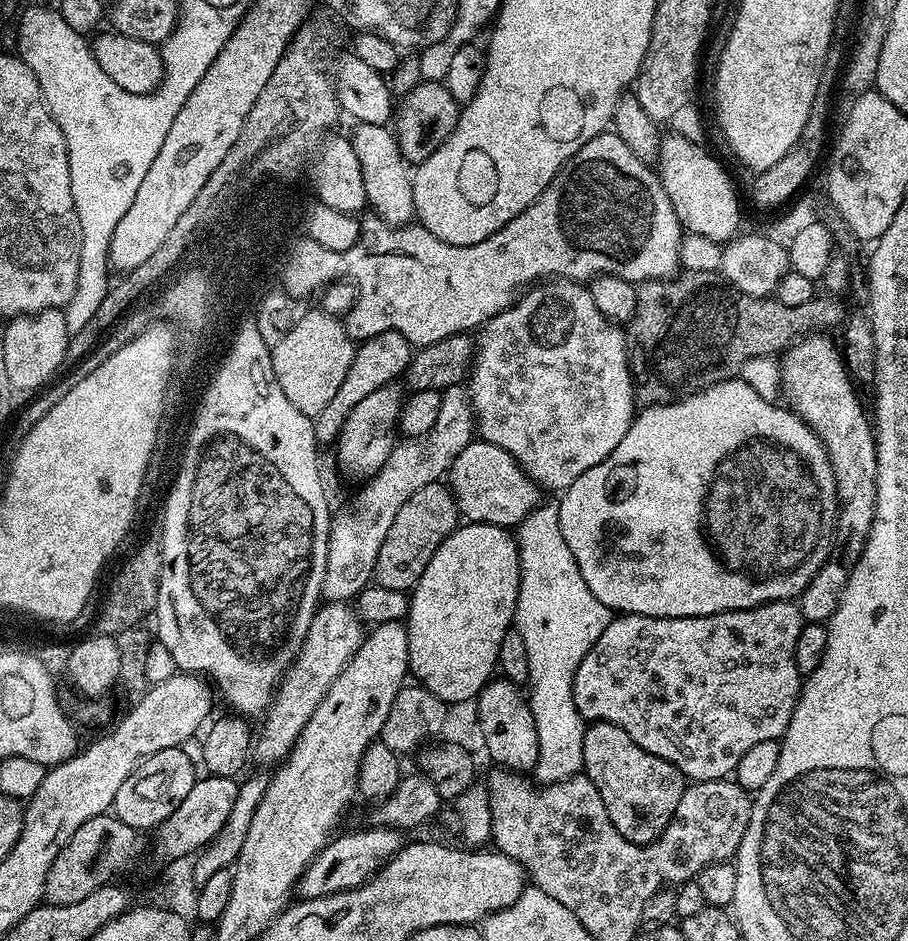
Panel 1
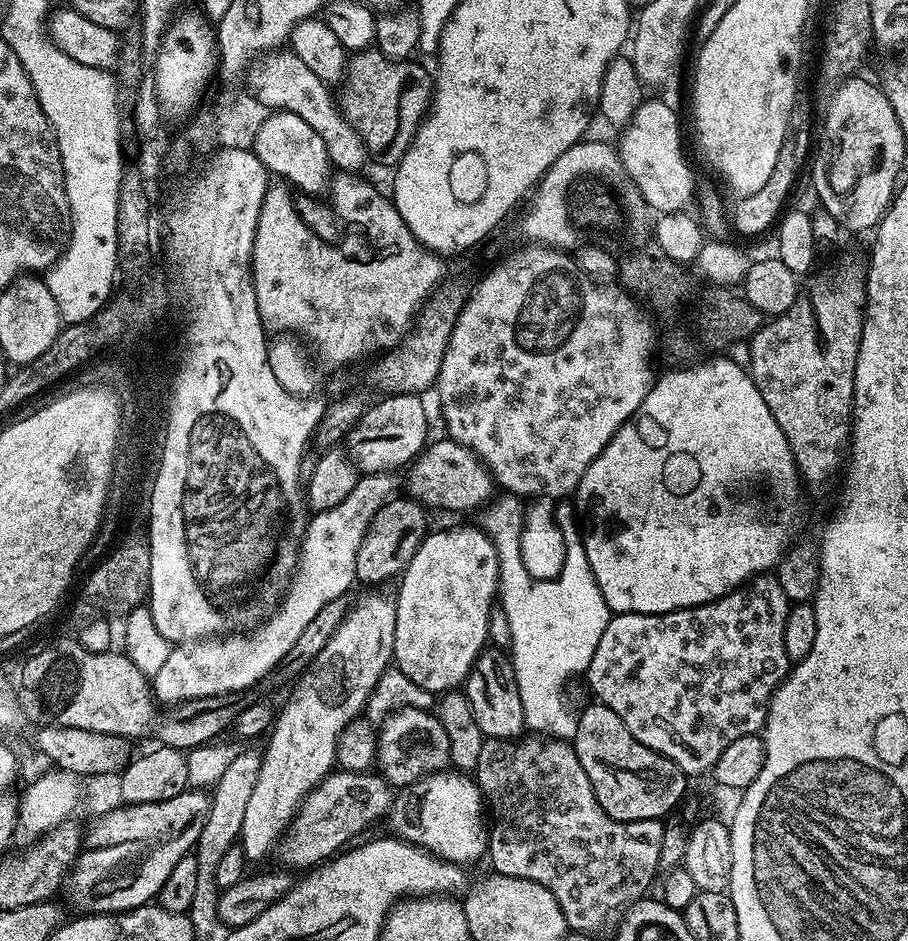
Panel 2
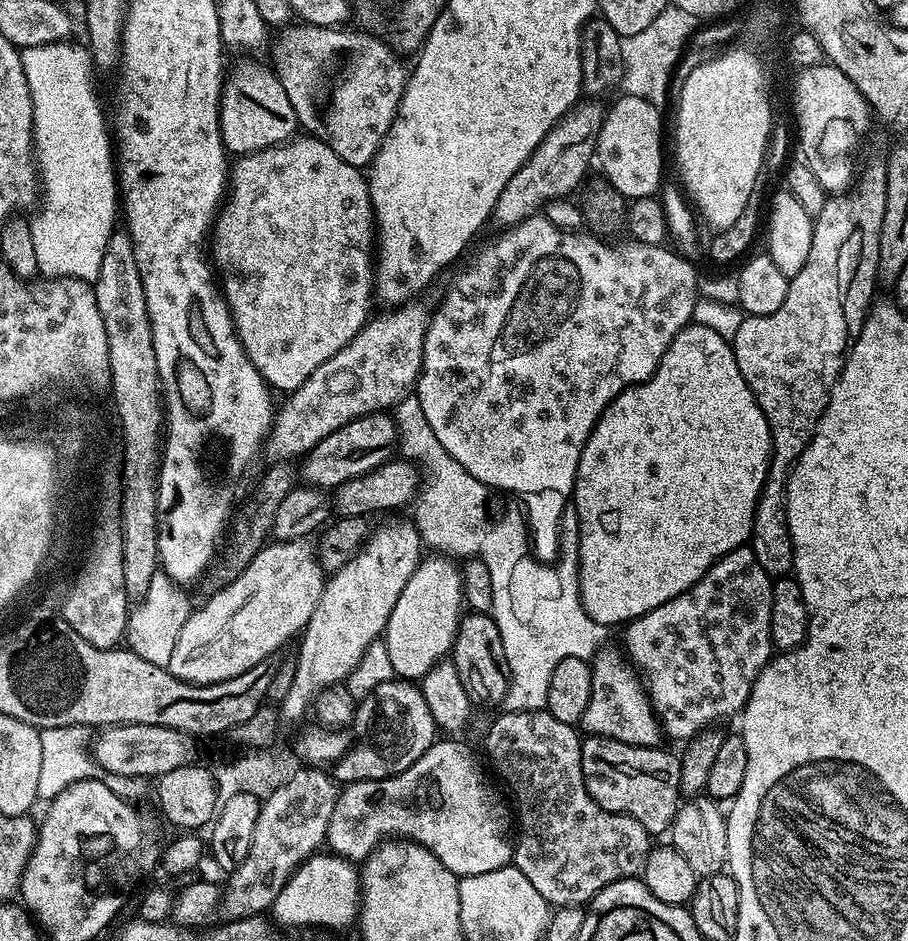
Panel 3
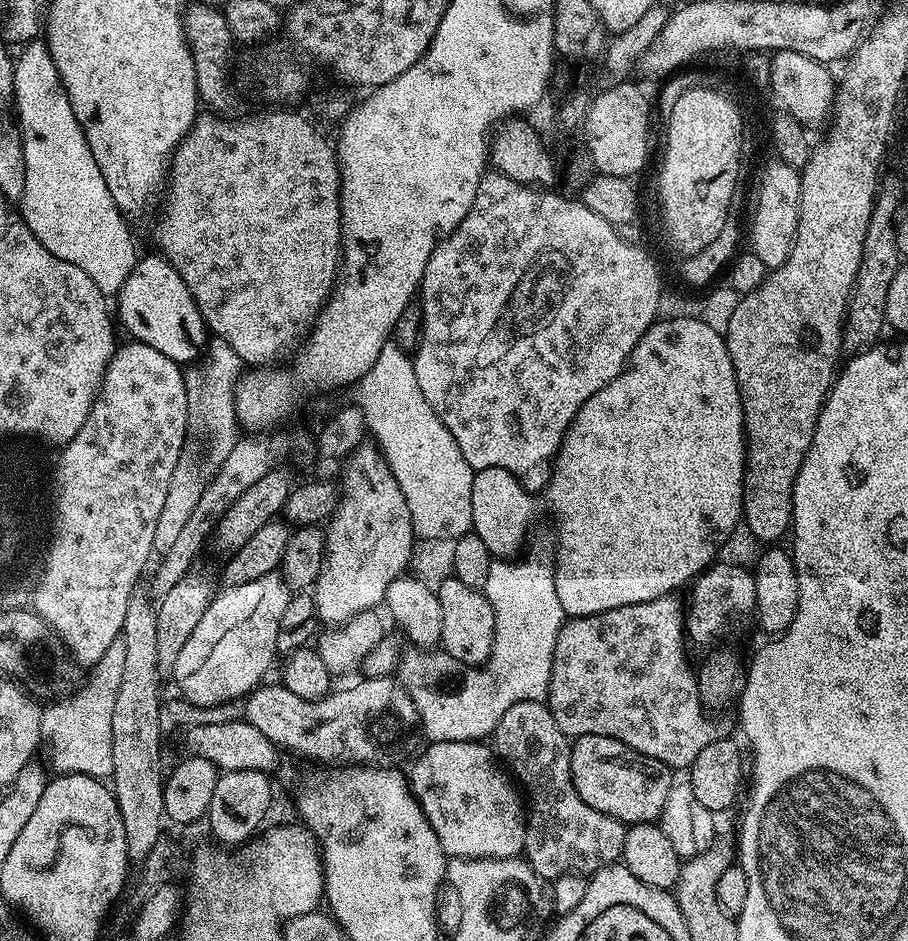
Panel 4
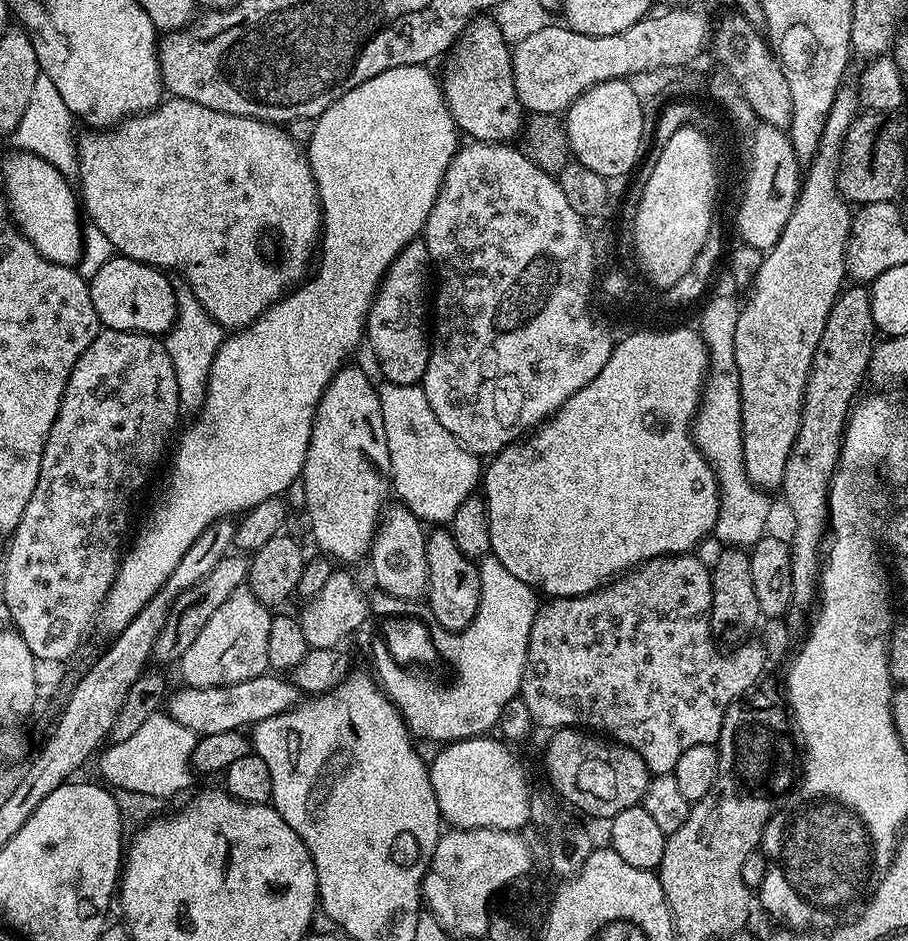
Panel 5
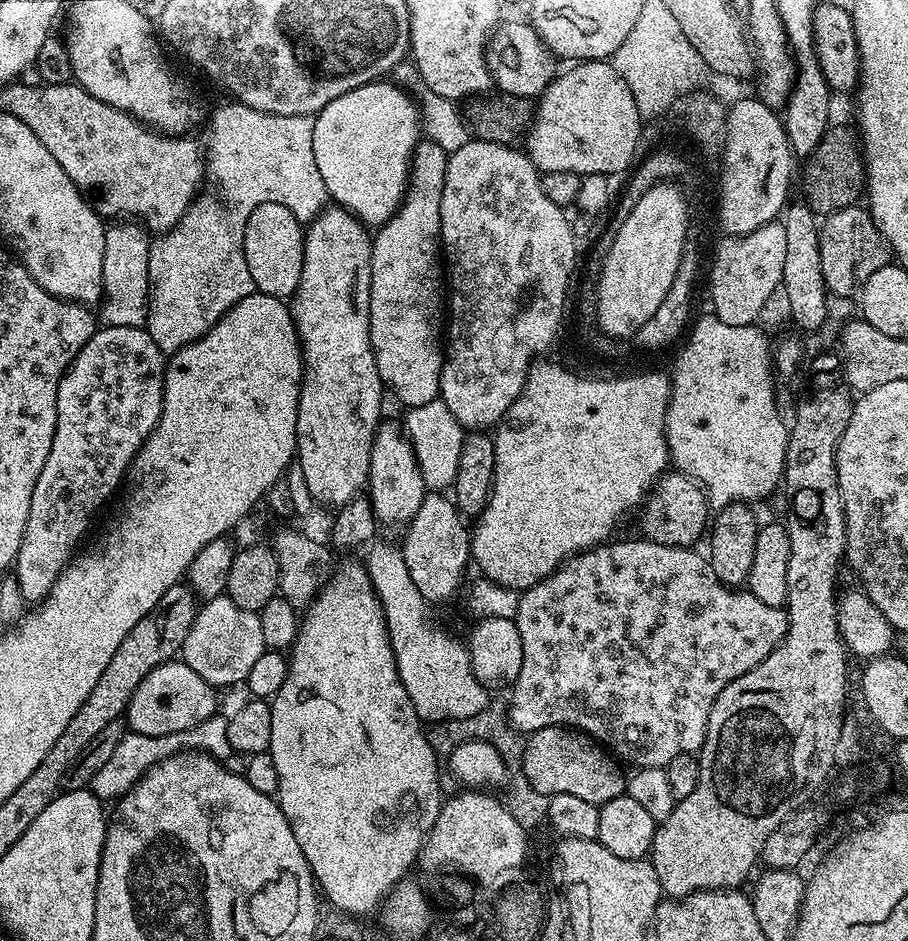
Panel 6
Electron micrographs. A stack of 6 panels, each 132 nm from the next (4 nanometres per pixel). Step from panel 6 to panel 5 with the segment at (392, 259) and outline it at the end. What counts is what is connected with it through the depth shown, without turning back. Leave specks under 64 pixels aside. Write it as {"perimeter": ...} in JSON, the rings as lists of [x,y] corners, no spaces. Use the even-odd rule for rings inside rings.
{"perimeter":[[[417,238],[406,245],[394,258],[390,270],[385,274],[384,281],[380,283],[380,289],[376,292],[376,300],[368,312],[366,325],[366,344],[372,347],[376,355],[376,364],[385,381],[390,384],[419,385],[426,374],[428,354],[430,351],[430,288],[428,283],[434,280],[434,265],[432,256],[428,252],[428,246],[423,239]]]}

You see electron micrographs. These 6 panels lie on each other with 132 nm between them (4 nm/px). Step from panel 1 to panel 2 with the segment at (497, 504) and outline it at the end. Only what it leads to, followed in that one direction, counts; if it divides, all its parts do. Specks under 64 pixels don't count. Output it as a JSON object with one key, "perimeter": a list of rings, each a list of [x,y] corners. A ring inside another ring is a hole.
{"perimeter":[[[433,439],[424,451],[407,465],[407,495],[425,509],[445,508],[448,512],[468,512],[488,503],[493,495],[494,481],[487,468],[466,446],[457,440]],[[436,440],[436,441],[435,441]],[[492,492],[492,493],[491,493]]]}

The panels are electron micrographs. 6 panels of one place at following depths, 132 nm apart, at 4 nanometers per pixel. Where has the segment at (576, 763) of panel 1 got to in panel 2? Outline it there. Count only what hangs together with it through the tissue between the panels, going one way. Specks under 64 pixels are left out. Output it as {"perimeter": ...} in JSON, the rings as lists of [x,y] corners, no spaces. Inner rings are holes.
{"perimeter":[[[511,494],[498,496],[489,499],[488,503],[479,509],[478,527],[481,531],[487,532],[500,559],[498,604],[506,610],[506,619],[510,621],[510,634],[512,635],[510,655],[514,666],[514,678],[518,682],[518,695],[522,697],[524,726],[533,733],[568,742],[575,737],[578,716],[575,711],[572,713],[568,709],[568,704],[564,701],[564,683],[571,676],[576,676],[579,672],[581,675],[588,671],[590,658],[594,658],[594,650],[598,650],[598,641],[602,639],[602,630],[606,630],[610,619],[606,598],[602,598],[602,590],[590,570],[582,532],[578,527],[578,512],[571,503],[561,503],[564,505],[558,508],[560,528],[563,532],[568,532],[568,572],[564,572],[564,580],[560,580],[560,584],[532,584],[532,580],[524,576],[524,564],[520,564],[520,552],[516,552],[518,544],[516,537],[523,526],[525,505],[520,505],[523,503],[519,496]]]}

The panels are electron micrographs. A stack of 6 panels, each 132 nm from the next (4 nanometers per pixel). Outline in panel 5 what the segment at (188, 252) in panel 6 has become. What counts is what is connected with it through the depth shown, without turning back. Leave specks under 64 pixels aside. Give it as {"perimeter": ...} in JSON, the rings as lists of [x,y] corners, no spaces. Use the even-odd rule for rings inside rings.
{"perimeter":[[[187,286],[176,292],[176,320],[172,328],[163,337],[166,354],[170,354],[170,362],[174,362],[174,378],[178,378],[178,394],[180,406],[185,413],[195,413],[203,405],[208,386],[208,375],[212,372],[212,363],[226,339],[225,329],[194,298]]]}

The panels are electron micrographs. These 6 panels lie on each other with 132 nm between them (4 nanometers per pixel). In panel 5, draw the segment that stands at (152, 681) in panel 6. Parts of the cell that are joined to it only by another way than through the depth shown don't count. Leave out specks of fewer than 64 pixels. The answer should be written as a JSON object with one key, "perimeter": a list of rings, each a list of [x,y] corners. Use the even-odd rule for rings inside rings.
{"perimeter":[[[276,674],[255,676],[252,680],[226,684],[223,688],[180,686],[173,696],[171,693],[167,697],[166,711],[191,732],[209,736],[210,734],[235,732],[243,729],[245,727],[243,724],[254,726],[259,720],[287,712],[294,704],[292,692],[294,693],[293,685]]]}

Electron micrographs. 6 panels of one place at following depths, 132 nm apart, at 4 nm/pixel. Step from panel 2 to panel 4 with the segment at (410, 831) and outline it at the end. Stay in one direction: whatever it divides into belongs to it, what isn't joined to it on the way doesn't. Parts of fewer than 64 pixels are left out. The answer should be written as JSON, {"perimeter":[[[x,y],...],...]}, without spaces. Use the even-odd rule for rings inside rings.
{"perimeter":[[[447,740],[441,744],[432,742],[427,746],[429,748],[410,771],[410,787],[420,801],[420,809],[426,814],[430,826],[434,826],[434,834],[438,834],[438,842],[442,842],[444,855],[457,860],[519,857],[524,851],[527,811],[517,785],[501,766],[493,749],[481,741]]]}

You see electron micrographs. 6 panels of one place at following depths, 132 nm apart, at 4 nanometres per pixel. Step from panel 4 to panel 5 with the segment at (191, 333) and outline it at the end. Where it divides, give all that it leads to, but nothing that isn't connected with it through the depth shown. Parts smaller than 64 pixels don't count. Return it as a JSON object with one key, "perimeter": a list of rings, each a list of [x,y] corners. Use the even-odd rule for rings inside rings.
{"perimeter":[[[117,255],[108,261],[106,265],[106,273],[112,280],[96,280],[100,278],[92,278],[88,280],[88,289],[90,290],[90,302],[94,302],[94,310],[98,314],[101,325],[104,328],[113,328],[119,332],[145,332],[148,336],[154,336],[157,338],[163,337],[171,328],[172,324],[176,320],[176,292],[172,284],[167,280],[165,273],[161,269],[153,268],[151,264],[139,264],[137,260],[128,260],[125,256]]]}

